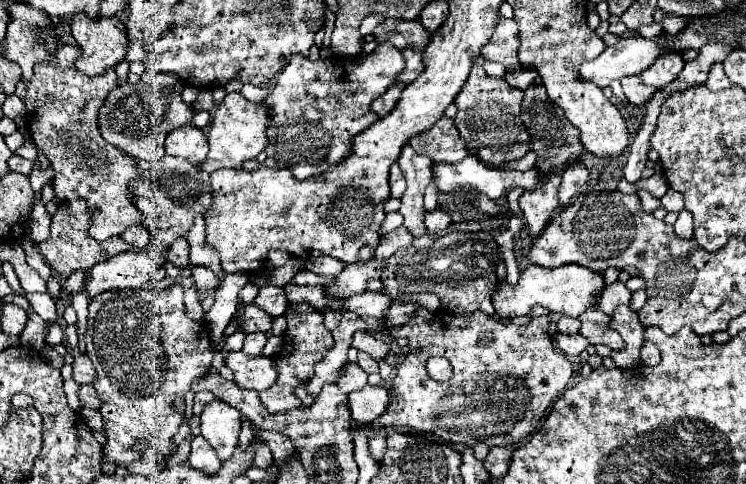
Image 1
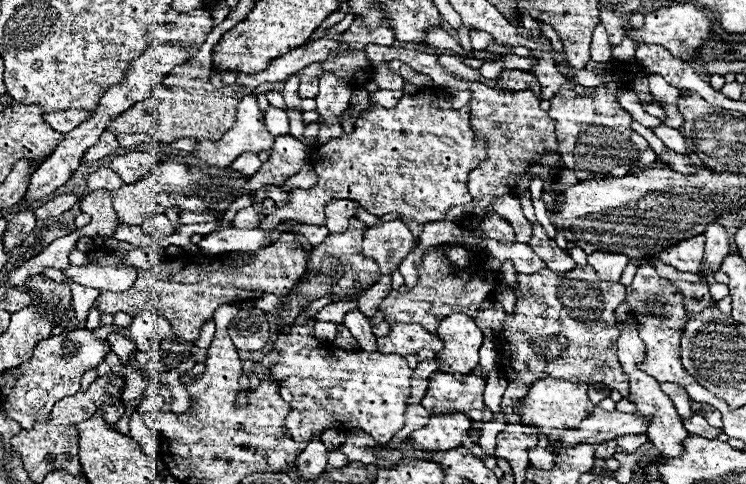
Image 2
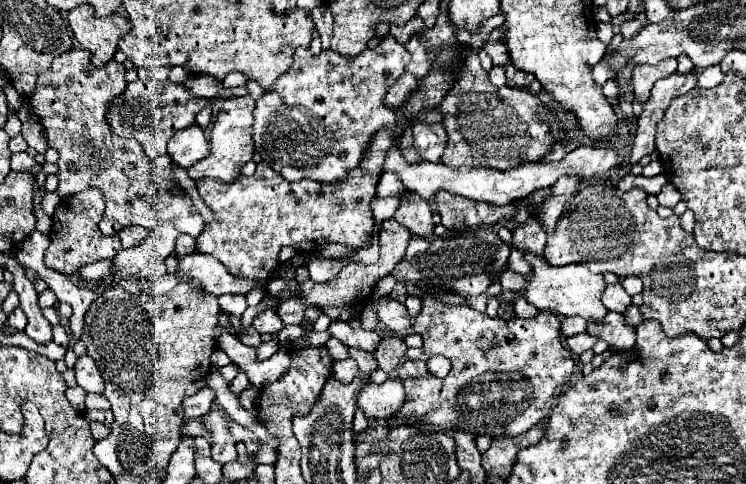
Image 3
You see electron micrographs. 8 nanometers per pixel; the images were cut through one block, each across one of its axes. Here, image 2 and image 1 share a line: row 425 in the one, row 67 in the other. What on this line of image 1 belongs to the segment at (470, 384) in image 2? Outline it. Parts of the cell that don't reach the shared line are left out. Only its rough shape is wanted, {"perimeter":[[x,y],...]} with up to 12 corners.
{"perimeter":[[472,66],[454,124],[470,154],[530,152],[522,90]]}

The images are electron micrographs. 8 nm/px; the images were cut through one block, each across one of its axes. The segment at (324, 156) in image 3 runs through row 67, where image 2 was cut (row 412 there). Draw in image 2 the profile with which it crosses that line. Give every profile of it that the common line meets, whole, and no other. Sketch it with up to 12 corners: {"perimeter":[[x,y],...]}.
{"perimeter":[[314,322],[278,336],[272,380],[292,390],[288,434],[388,444],[404,428],[412,368],[346,352]]}

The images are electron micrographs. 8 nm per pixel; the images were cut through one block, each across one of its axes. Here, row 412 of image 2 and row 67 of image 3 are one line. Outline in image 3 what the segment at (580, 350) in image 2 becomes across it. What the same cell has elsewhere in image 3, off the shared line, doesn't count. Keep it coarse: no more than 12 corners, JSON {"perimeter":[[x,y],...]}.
{"perimeter":[[512,64],[506,68],[510,88],[528,88],[534,80],[530,72],[522,72]]}

